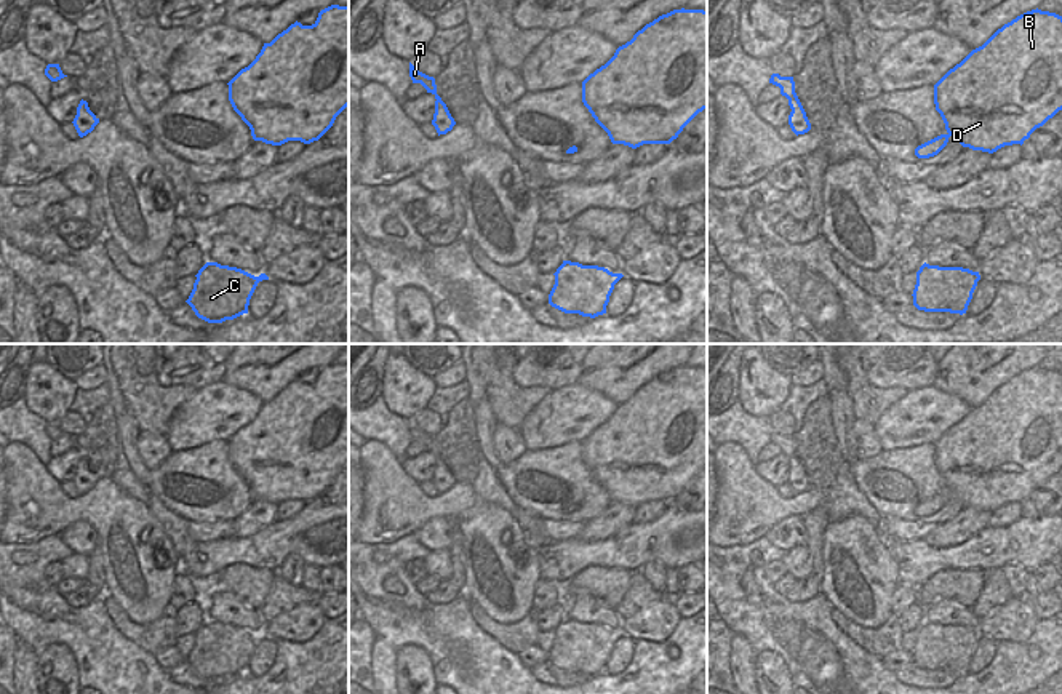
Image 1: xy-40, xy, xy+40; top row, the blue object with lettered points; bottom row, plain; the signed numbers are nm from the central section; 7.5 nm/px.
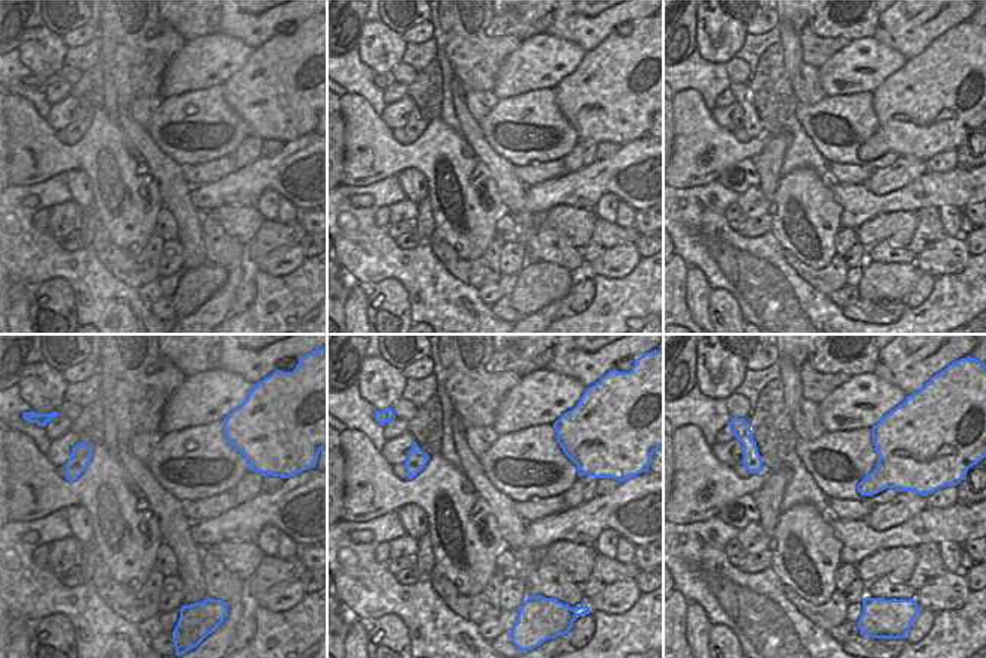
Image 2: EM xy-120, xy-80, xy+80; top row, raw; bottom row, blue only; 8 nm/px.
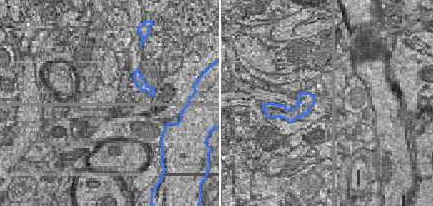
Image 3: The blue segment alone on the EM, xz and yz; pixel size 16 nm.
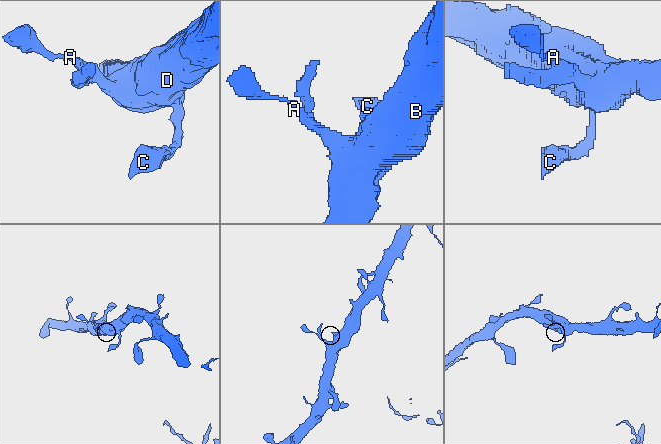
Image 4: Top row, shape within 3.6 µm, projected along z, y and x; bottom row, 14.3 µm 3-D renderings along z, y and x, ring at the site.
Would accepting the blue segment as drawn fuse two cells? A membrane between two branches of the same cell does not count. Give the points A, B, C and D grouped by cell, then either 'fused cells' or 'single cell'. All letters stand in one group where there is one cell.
A B C D; single cell

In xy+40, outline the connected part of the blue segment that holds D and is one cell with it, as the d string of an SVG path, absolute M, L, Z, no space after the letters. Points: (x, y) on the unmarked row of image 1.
M1036 366L1004 382L934 443L934 462L947 491L918 504L918 517L937 513L950 494L963 505L988 512L1004 504L1022 504L1036 486L1062 469L1062 374Z

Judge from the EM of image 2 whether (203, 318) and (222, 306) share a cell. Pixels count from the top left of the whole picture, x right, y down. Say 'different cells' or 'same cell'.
same cell

